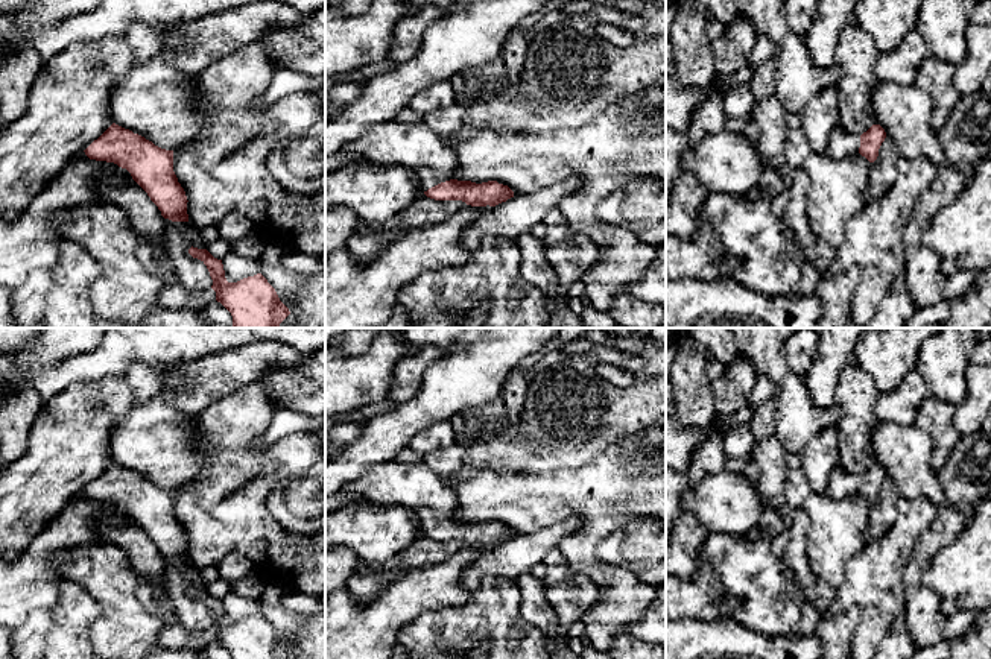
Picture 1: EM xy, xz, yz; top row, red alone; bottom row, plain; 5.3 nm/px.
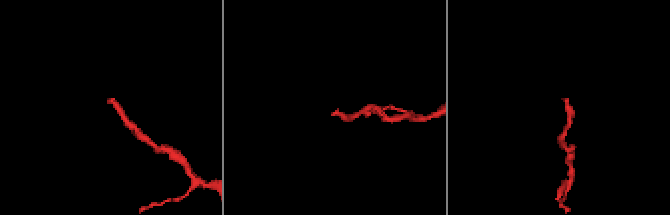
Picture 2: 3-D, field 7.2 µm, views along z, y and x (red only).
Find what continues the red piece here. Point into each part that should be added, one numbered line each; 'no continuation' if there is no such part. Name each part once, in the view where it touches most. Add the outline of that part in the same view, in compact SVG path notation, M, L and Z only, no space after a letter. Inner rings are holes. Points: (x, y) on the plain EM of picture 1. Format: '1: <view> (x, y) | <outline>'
1: xz (415, 486) | M424 463L374 465L344 490L360 493L368 503L404 507L412 512L424 531L454 518L458 500L439 474Z

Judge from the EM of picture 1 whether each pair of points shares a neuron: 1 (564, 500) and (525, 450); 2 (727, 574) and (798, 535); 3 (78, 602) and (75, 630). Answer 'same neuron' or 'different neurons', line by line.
1: different neurons
2: different neurons
3: same neuron

